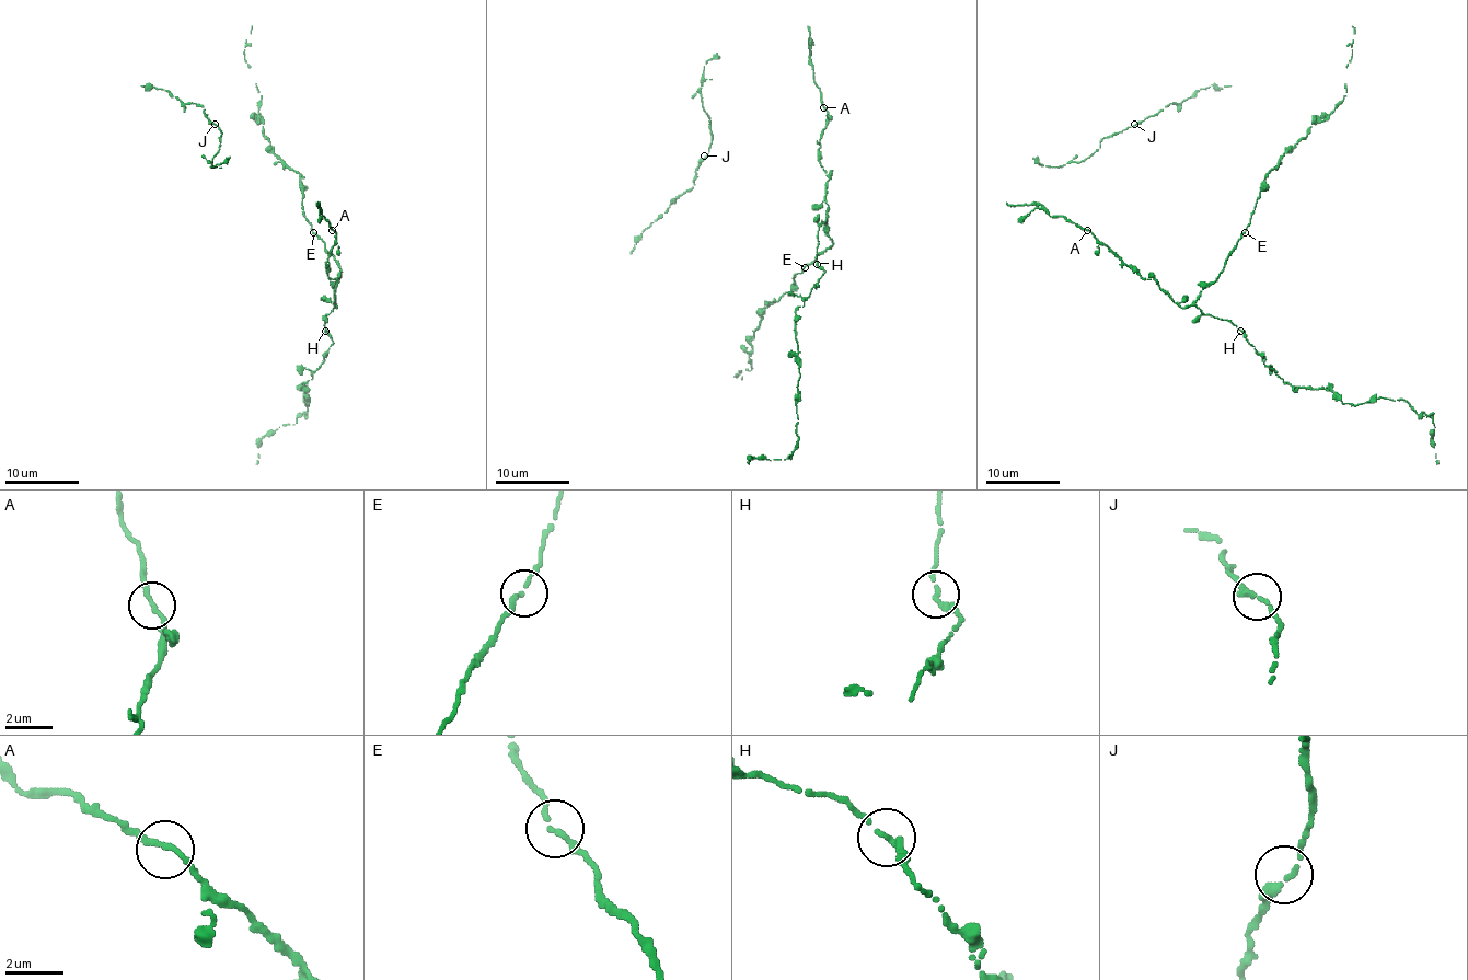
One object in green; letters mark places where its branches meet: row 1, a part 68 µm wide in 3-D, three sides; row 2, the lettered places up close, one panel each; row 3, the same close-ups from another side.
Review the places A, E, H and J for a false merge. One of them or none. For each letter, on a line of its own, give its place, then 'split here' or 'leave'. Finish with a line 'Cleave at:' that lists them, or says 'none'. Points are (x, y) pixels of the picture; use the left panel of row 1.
A: place (332, 230); leave
E: place (313, 232); leave
H: place (325, 331); leave
J: place (215, 124); leave
Cleave at: none

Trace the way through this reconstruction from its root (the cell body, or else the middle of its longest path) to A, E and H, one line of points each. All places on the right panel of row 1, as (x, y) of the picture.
A: (1123, 264), (1087, 230)
E: (1123, 264), (1131, 265), (1144, 278), (1153, 278), (1175, 302), (1188, 308), (1215, 280), (1228, 253), (1245, 232)
H: (1123, 264), (1131, 265), (1144, 278), (1153, 278), (1182, 308), (1195, 306), (1202, 313), (1230, 321), (1241, 330)

